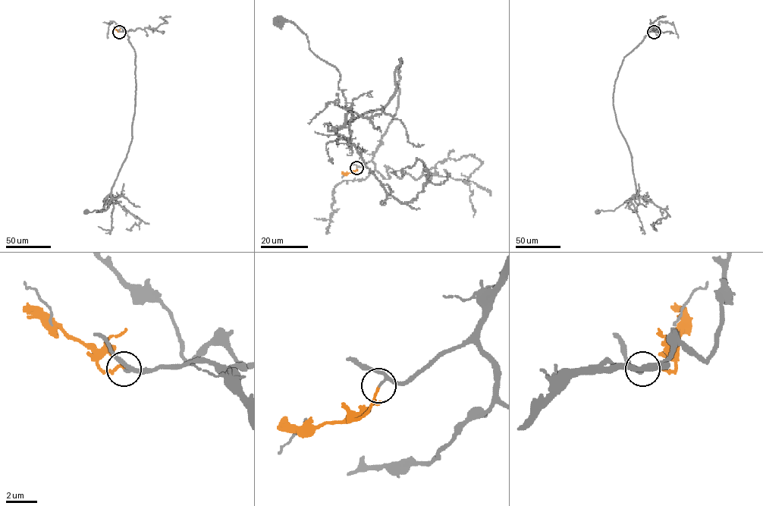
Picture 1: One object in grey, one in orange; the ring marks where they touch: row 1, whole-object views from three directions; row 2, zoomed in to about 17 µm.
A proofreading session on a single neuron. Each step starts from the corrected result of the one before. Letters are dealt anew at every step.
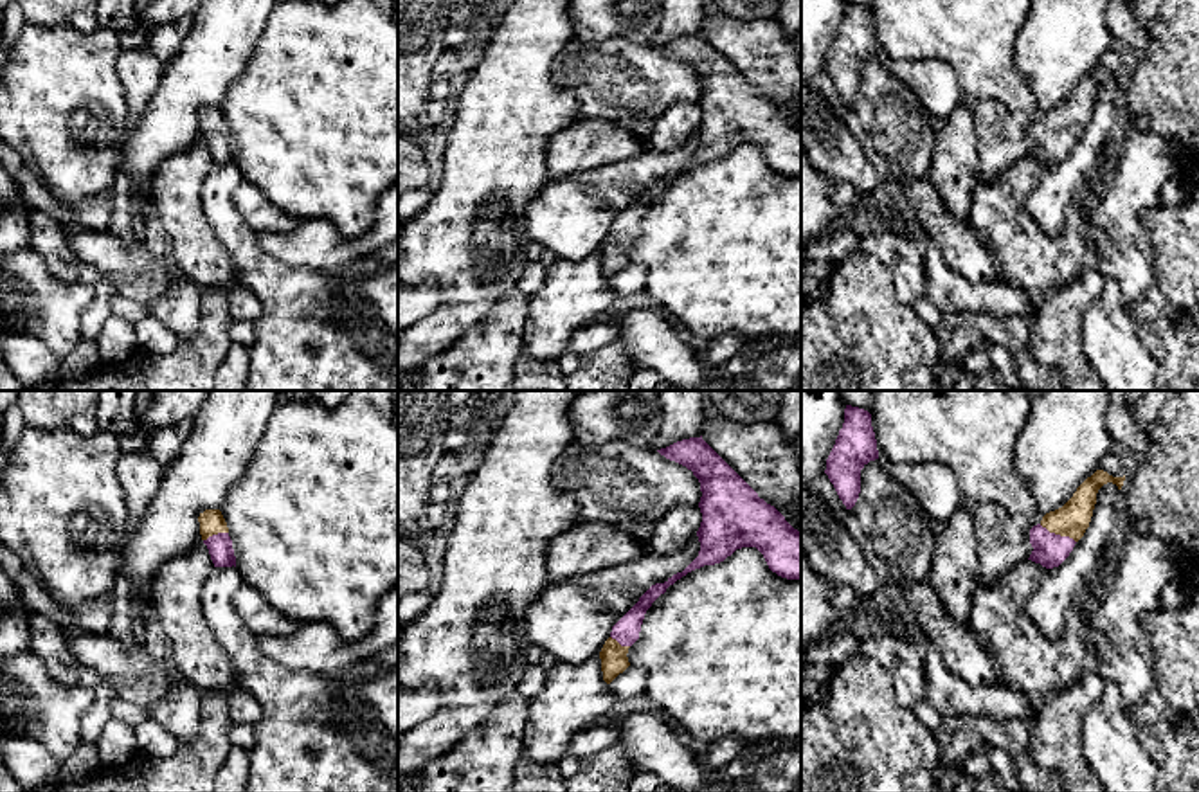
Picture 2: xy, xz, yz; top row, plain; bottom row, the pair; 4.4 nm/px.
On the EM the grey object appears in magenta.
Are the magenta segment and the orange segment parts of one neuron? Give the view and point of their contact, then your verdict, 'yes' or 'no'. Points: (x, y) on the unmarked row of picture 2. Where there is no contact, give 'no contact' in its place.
yz (1057, 132) | yes

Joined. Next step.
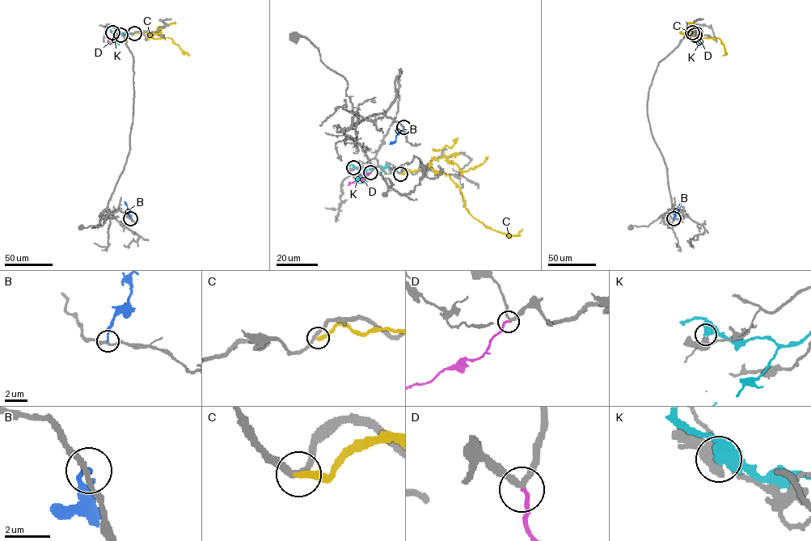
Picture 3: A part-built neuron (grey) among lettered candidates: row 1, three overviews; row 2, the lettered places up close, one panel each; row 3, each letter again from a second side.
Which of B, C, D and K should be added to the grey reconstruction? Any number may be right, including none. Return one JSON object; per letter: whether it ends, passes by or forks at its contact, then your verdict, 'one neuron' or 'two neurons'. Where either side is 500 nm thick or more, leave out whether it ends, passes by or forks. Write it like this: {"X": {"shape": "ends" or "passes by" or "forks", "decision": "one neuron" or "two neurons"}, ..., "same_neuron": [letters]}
{"B": {"shape": "ends", "decision": "two neurons"}, "C": {"shape": "ends", "decision": "two neurons"}, "D": {"shape": "ends", "decision": "one neuron"}, "K": {"shape": "forks", "decision": "two neurons"}, "same_neuron": ["D"]}

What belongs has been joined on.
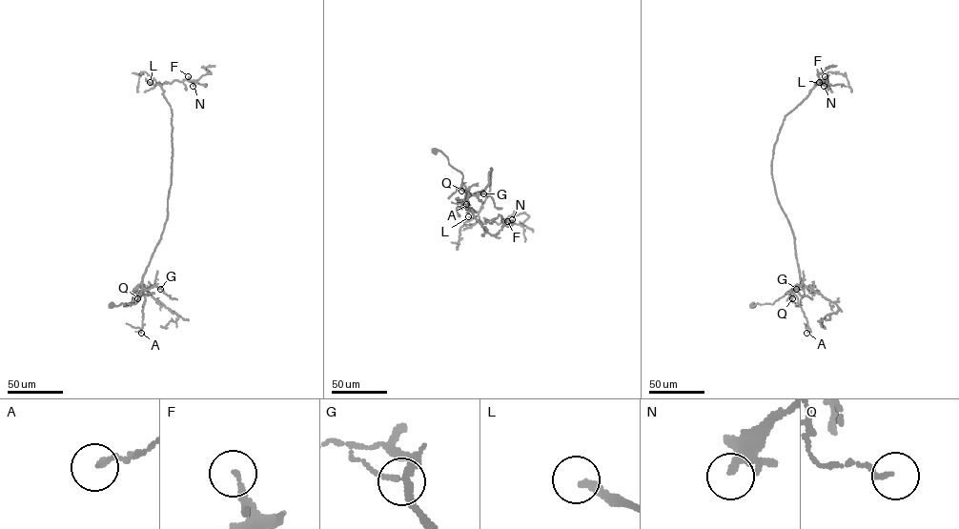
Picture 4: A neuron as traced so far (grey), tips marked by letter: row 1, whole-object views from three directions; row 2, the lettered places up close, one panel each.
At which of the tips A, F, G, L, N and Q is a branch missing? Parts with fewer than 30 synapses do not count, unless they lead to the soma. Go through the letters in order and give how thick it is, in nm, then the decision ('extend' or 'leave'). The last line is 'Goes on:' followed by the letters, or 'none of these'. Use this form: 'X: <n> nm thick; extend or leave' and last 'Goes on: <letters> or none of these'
A: 180 nm thick; leave
F: 170 nm thick; leave
G: 130 nm thick; leave
L: 240 nm thick; extend
N: 240 nm thick; leave
Q: 150 nm thick; leave
Goes on: L

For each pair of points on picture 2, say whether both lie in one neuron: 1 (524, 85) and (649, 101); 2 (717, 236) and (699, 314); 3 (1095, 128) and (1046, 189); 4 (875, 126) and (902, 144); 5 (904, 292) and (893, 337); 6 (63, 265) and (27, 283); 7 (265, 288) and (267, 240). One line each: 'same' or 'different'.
1: different
2: same
3: same
4: same
5: different
6: different
7: different

